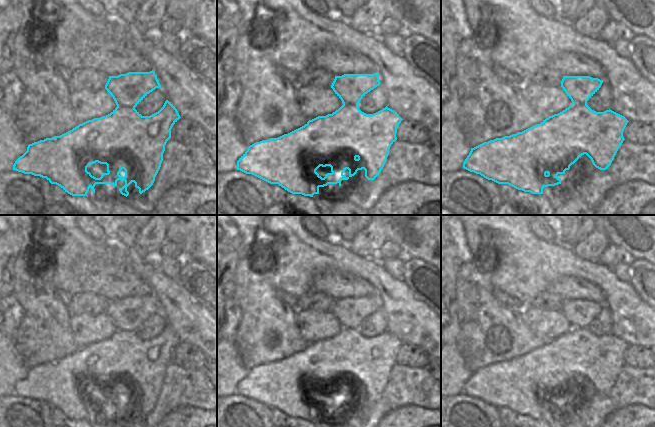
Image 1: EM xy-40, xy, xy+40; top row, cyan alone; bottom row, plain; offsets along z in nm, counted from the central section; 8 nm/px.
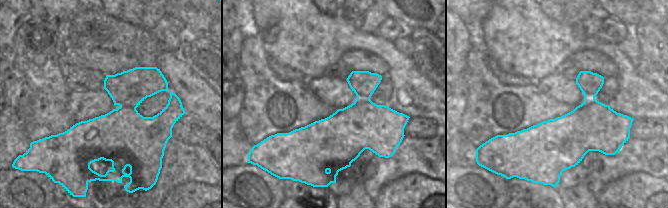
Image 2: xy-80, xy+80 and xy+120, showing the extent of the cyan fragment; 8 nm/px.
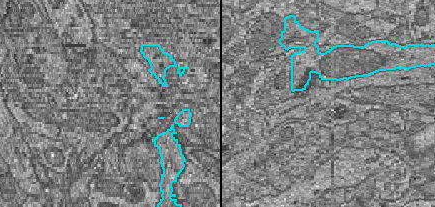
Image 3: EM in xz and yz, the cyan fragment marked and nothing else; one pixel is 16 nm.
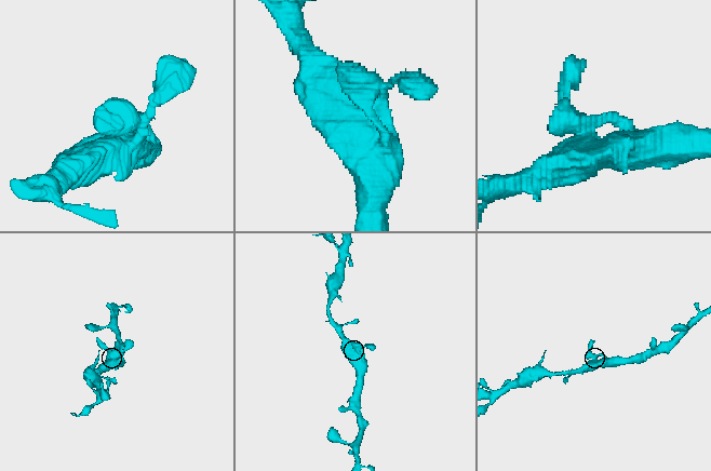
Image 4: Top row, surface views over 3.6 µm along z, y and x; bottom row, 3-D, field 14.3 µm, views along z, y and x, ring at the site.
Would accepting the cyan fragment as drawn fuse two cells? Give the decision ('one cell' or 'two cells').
one cell

